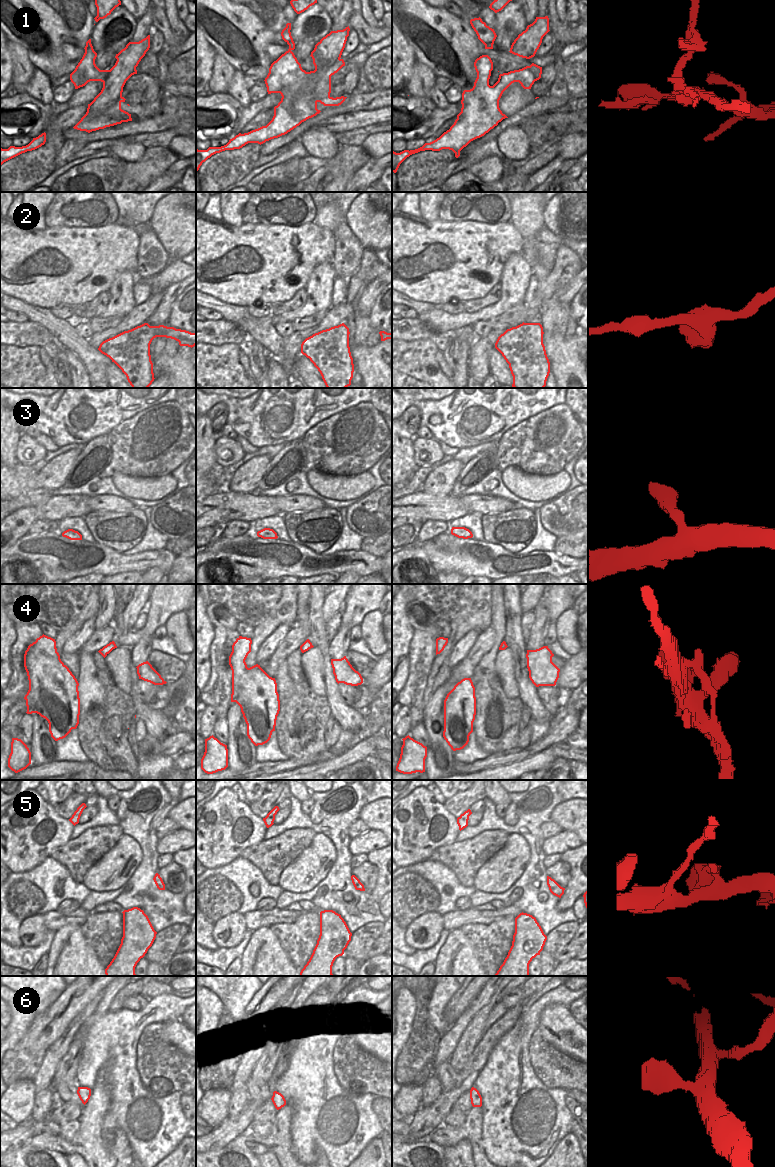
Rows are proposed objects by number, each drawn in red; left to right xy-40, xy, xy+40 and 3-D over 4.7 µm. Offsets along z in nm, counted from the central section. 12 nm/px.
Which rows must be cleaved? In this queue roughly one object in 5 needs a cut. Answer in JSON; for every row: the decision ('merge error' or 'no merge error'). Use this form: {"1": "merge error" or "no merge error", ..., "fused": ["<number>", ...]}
{"1": "merge error", "2": "no merge error", "3": "no merge error", "4": "no merge error", "5": "no merge error", "6": "no merge error", "fused": ["1"]}

